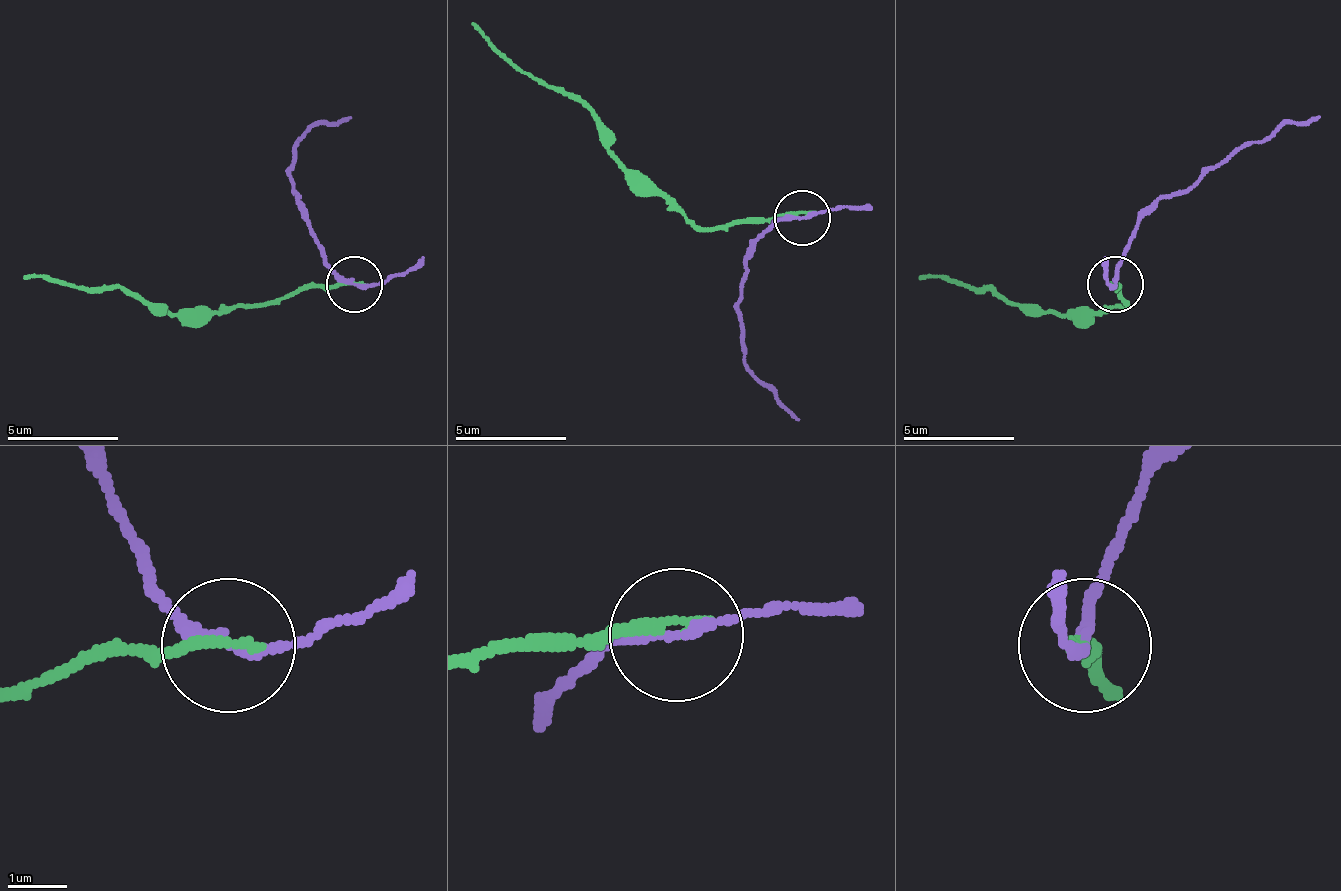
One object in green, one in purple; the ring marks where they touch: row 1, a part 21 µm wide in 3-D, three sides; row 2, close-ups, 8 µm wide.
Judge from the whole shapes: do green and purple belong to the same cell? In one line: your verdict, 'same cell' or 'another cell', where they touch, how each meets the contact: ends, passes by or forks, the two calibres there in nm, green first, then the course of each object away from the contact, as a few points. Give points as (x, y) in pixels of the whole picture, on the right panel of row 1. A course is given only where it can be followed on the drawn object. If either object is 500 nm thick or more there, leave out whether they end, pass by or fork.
another cell | (1115, 284) | green ends | purple passes by | 130/190 nm | green via (1117, 283), (1128, 305), (1055, 317), (1022, 311), (994, 289), (971, 289), (921, 277) | purple via (1117, 283), (1117, 266), (1139, 222), (1206, 171), (1318, 115)

